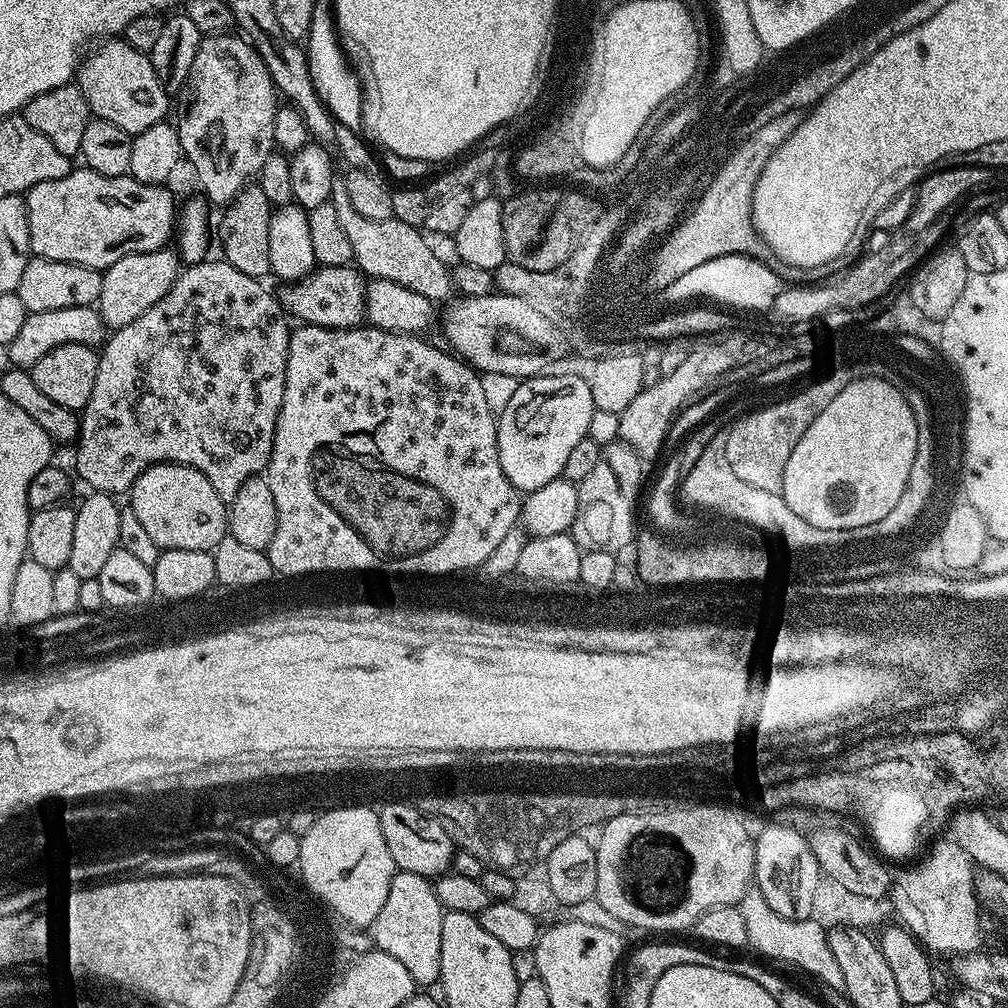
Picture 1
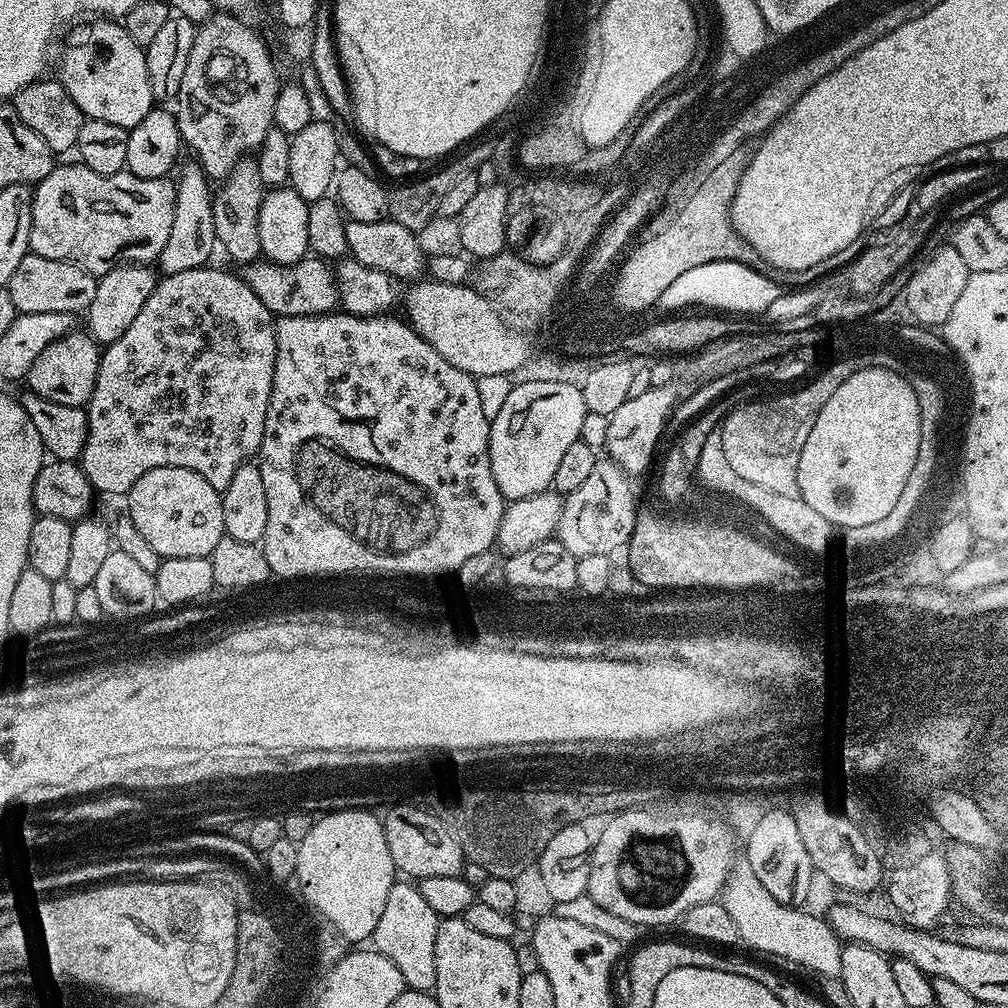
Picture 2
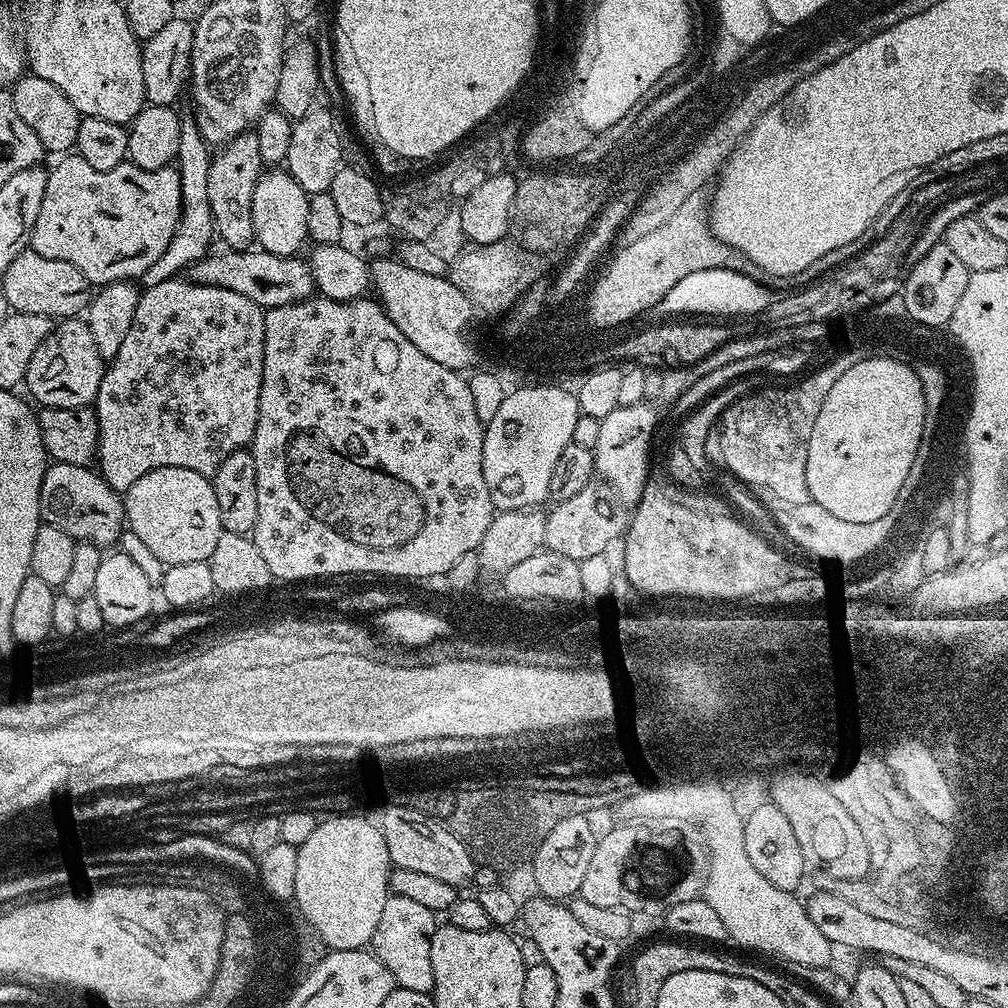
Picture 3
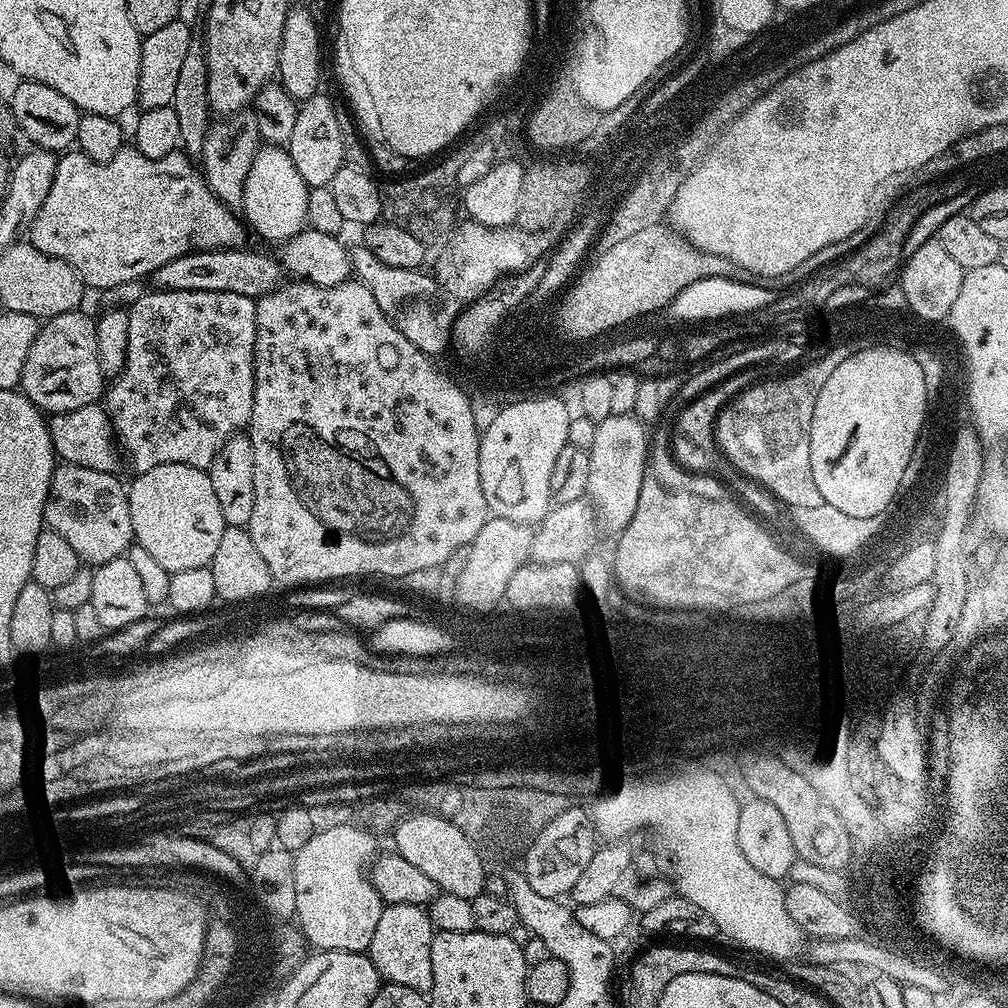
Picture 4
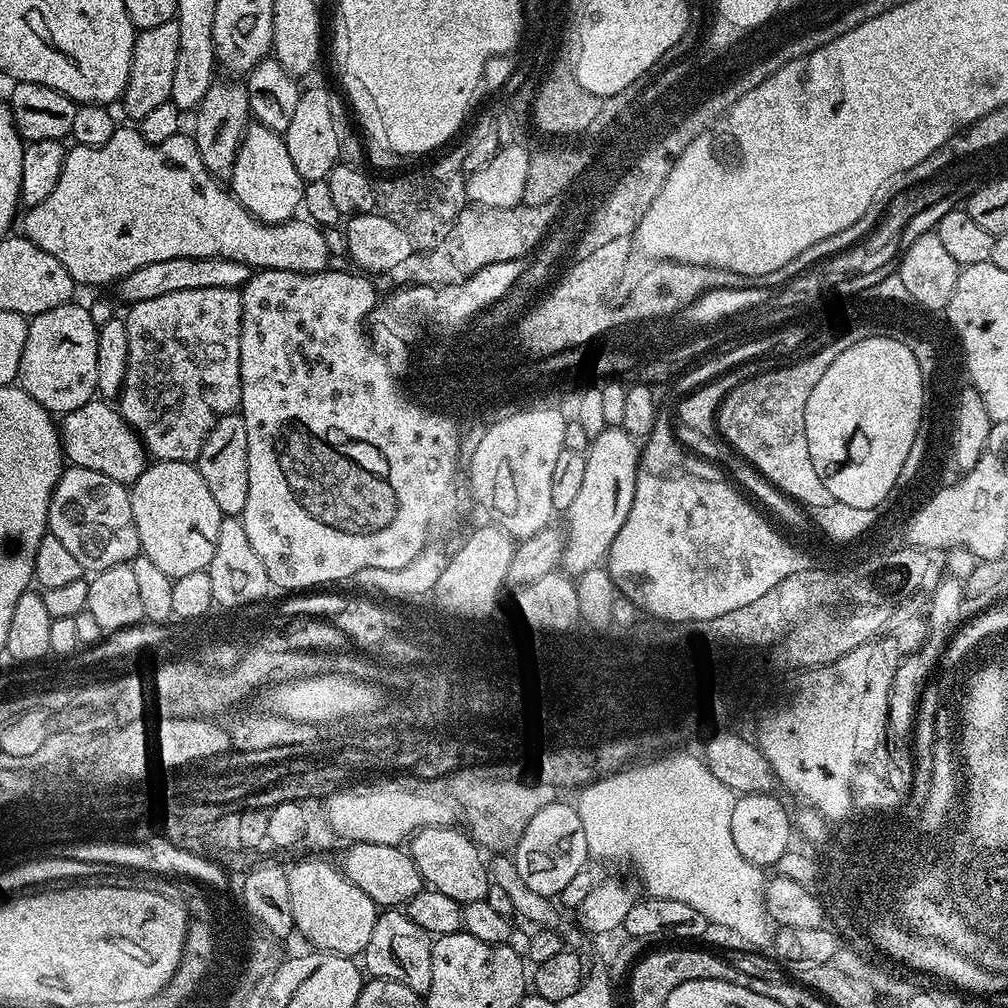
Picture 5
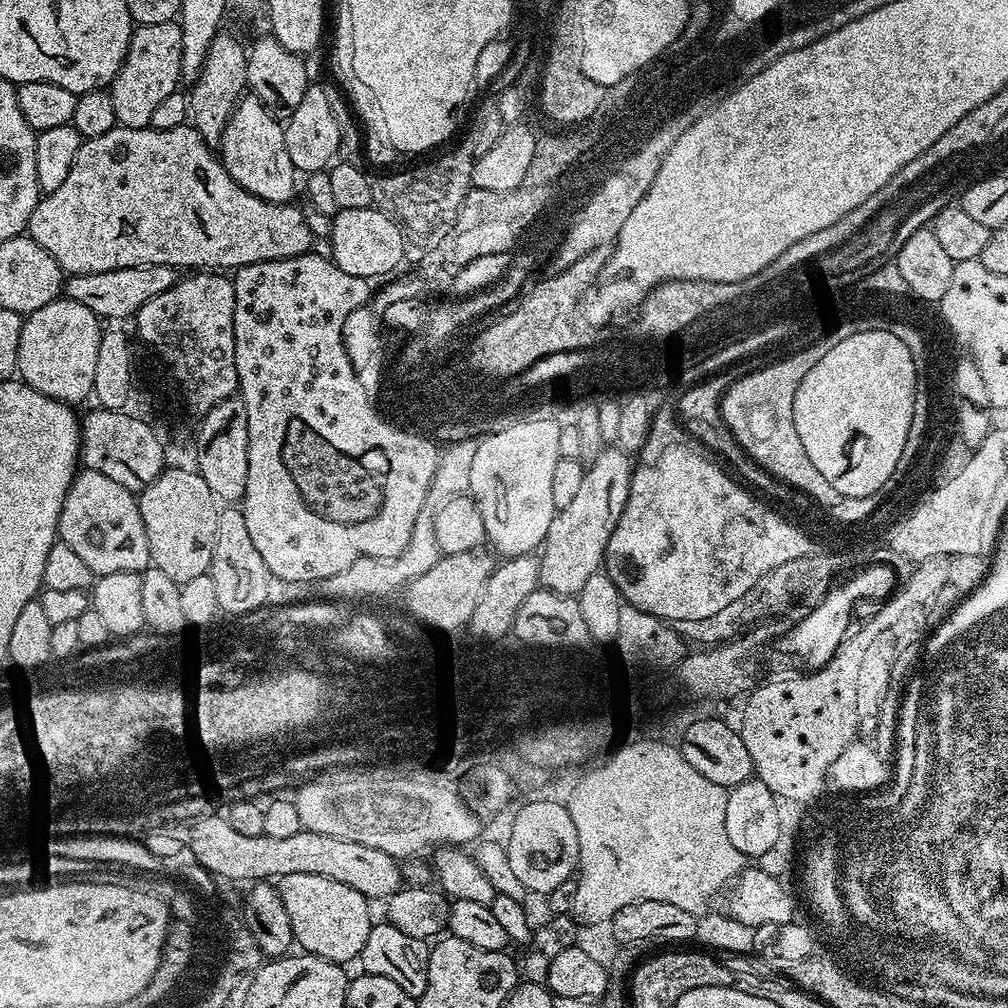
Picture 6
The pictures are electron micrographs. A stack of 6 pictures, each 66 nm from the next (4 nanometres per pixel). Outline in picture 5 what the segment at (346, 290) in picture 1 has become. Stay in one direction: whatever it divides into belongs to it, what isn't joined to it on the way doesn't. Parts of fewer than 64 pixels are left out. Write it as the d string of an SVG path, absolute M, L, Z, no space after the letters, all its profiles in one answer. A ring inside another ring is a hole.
M166 258L166 262L150 262L118 282L120 296L125 305L146 302L146 298L159 298L162 294L175 294L177 290L208 290L210 288L241 289L253 274L253 269L230 258Z

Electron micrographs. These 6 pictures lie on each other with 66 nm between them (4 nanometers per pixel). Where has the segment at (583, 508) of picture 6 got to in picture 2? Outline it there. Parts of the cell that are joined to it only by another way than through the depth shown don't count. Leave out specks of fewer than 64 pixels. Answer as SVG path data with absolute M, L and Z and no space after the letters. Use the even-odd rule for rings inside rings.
M675 383L658 385L649 388L646 394L639 395L638 398L628 397L622 402L622 406L608 417L610 430L606 434L607 455L622 471L627 472L629 477L636 478L651 466L652 455L656 452L656 443L664 432L664 426L669 423L669 416L677 403Z

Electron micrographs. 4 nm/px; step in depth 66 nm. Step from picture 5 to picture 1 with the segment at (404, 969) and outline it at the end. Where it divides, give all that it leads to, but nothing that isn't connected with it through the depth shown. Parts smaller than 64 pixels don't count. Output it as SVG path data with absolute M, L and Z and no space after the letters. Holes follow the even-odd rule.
M397 871L390 882L390 894L378 910L378 918L370 929L373 945L402 962L413 985L435 985L442 966L442 918L446 909L440 904L433 881L422 874Z

